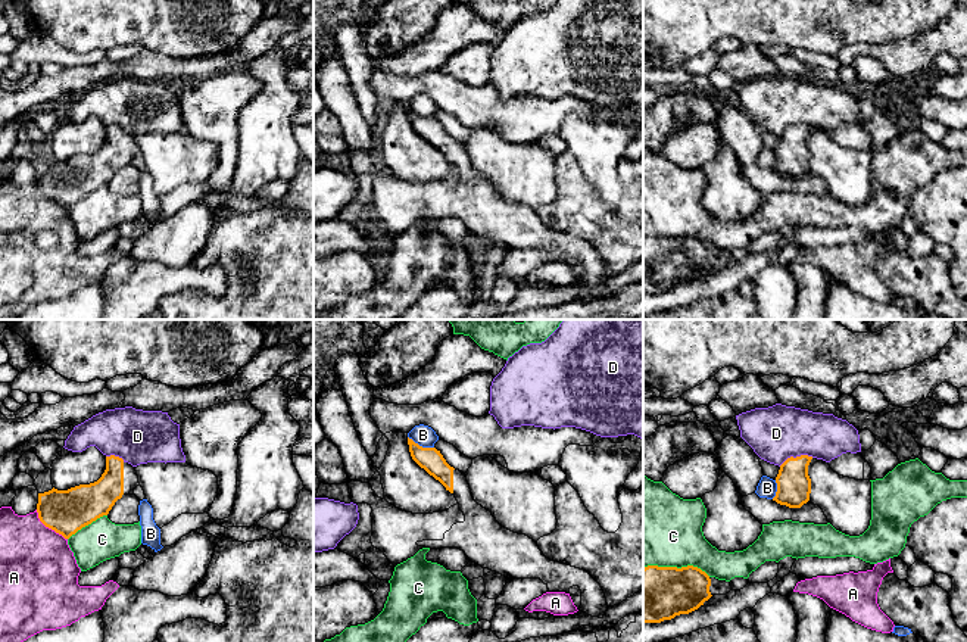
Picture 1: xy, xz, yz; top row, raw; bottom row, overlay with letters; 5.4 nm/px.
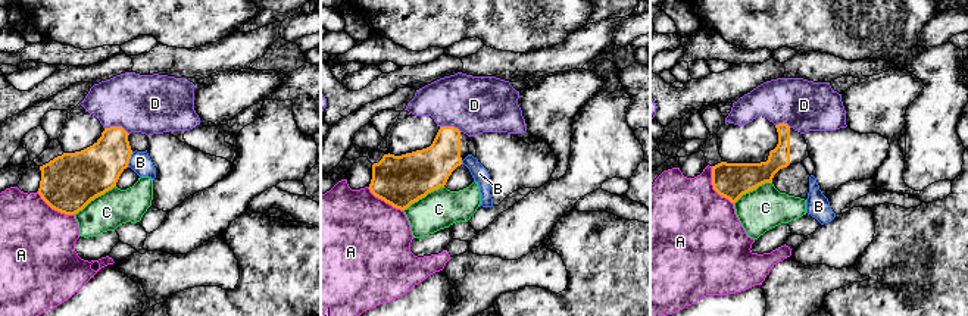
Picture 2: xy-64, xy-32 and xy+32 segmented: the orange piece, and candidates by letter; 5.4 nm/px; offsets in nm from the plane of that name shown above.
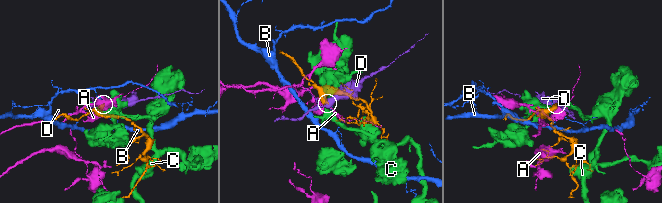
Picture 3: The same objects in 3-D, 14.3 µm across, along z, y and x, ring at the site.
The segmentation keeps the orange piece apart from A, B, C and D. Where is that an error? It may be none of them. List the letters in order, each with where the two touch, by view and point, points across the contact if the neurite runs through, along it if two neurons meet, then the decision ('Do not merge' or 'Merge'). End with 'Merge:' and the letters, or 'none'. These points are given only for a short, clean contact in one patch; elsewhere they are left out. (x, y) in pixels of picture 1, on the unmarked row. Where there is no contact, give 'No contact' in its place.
A: Touches orange at xy (49, 198). Boundary: xy (36, 180), (46, 196), (66, 209). Do not merge
B: Touches orange at xz (421, 117). Boundary: xz (408, 106), (423, 117), (433, 118). Do not merge
C: Touches orange at yz (676, 237). Do not merge
D: Touches orange at yz (797, 127). Boundary: yz (813, 127), (788, 127), (779, 136). Do not merge
Merge: none

